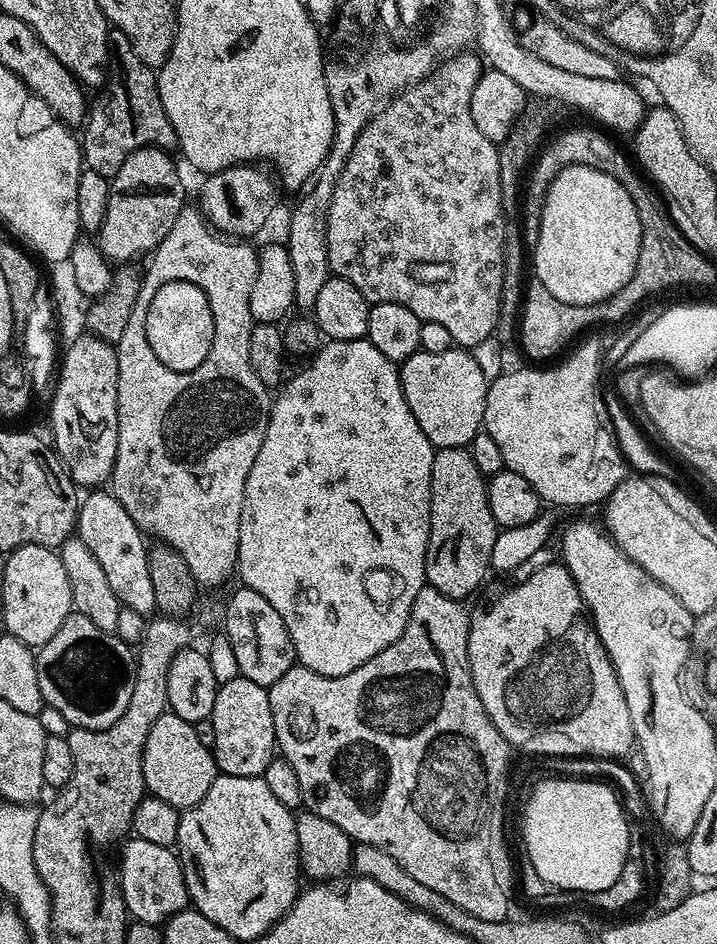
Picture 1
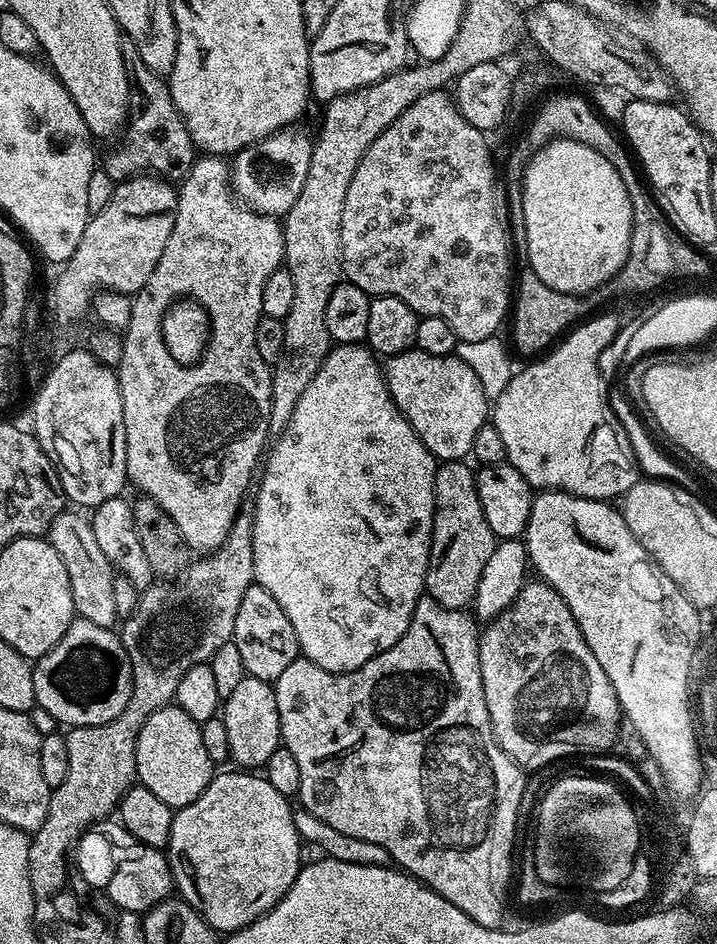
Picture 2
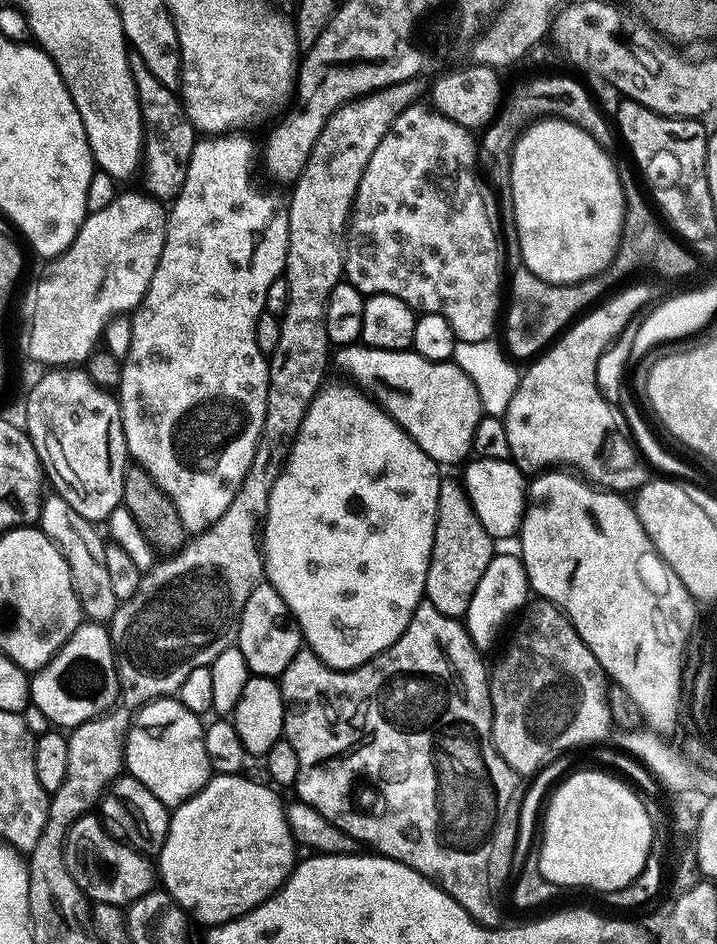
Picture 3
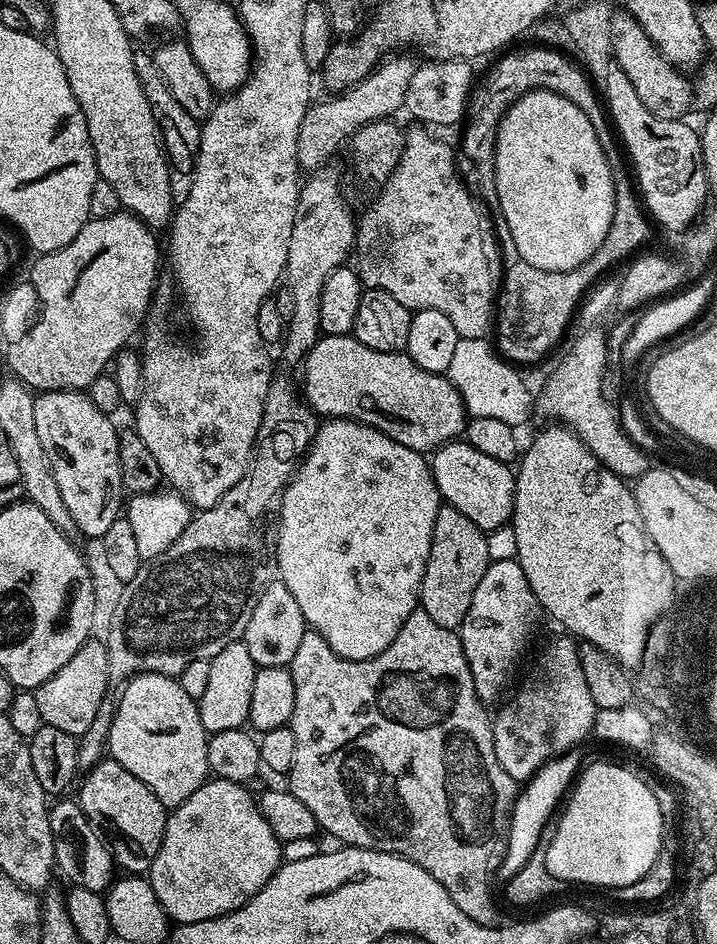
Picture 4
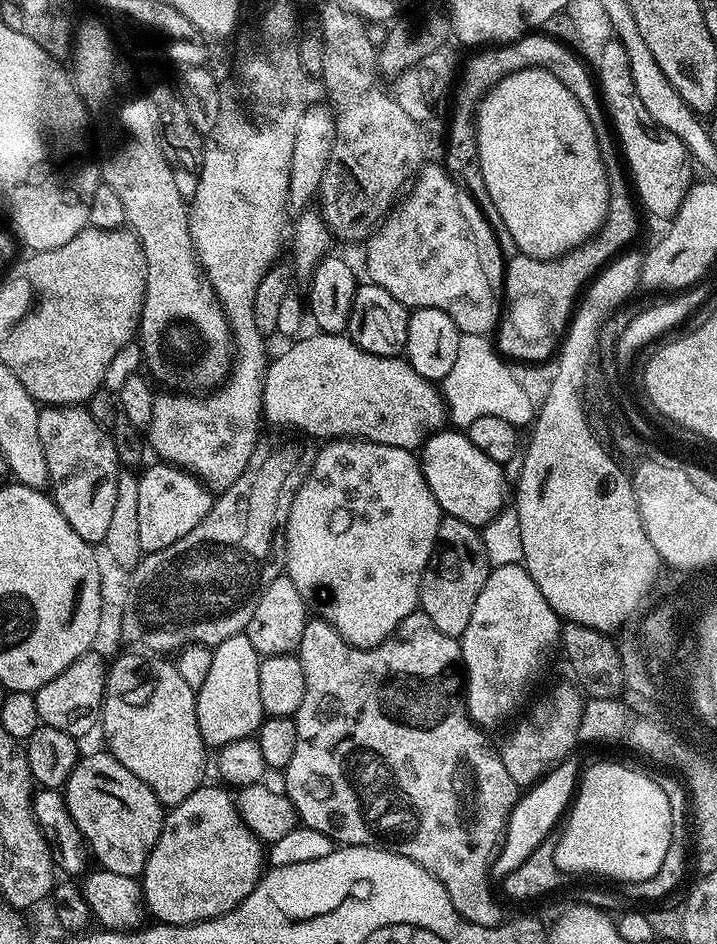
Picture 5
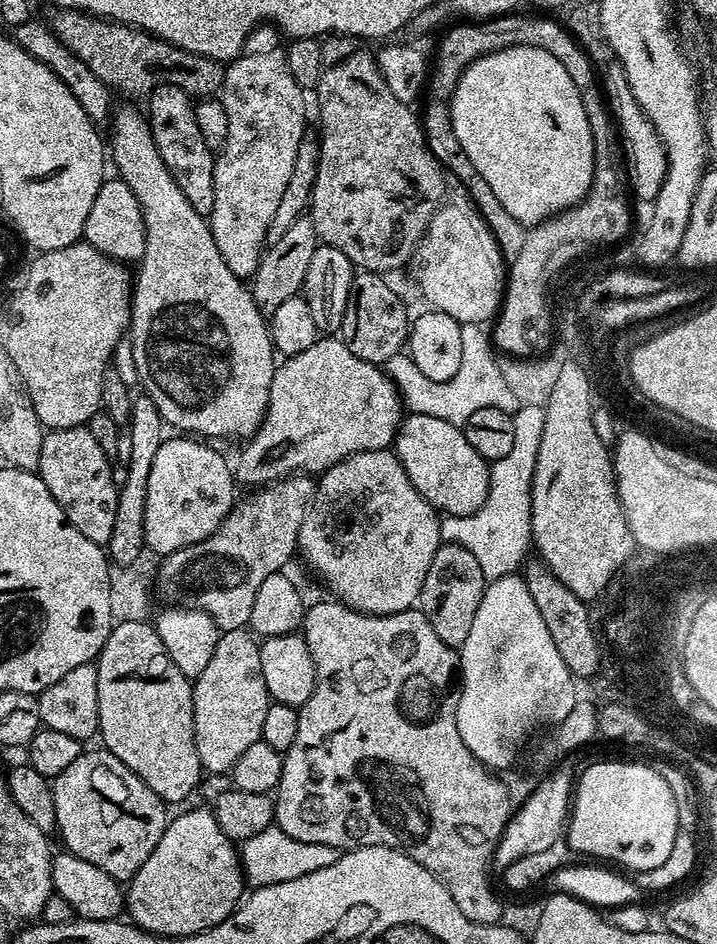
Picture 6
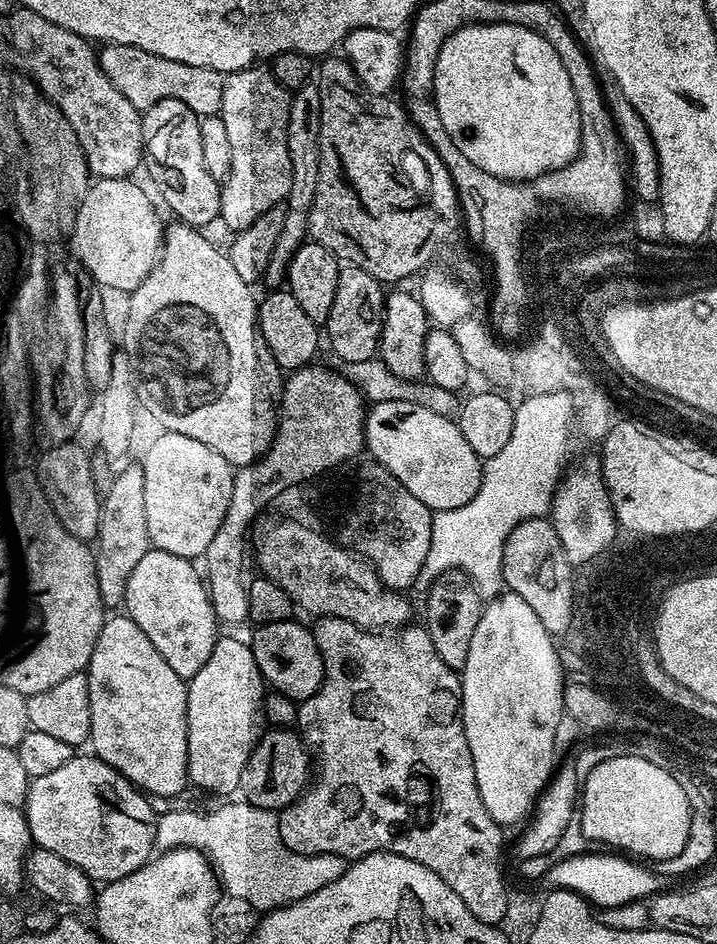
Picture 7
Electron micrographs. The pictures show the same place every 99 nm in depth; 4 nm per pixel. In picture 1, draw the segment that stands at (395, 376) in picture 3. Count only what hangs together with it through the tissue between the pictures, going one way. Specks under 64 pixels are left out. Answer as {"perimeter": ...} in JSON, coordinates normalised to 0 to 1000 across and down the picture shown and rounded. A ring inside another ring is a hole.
{"perimeter":[[[640,367],[616,371],[616,375],[583,372],[556,387],[558,404],[566,426],[589,451],[589,460],[600,464],[603,474],[644,475],[657,471],[675,452],[678,417],[682,404],[672,396],[657,372]]]}

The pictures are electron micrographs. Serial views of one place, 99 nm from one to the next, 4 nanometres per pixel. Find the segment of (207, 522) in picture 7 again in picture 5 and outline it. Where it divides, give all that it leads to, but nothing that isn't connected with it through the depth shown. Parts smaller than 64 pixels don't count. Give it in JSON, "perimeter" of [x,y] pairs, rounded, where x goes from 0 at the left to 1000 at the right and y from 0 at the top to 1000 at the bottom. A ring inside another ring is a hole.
{"perimeter":[[[216,489],[194,501],[194,573],[201,587],[232,583],[248,570],[259,570],[296,538],[297,522],[266,500],[236,489]]]}

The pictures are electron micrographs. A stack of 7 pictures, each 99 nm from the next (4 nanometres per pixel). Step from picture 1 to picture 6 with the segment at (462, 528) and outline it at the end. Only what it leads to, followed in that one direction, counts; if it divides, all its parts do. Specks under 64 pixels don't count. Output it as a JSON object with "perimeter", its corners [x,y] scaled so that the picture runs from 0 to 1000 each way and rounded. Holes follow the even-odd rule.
{"perimeter":[[[615,575],[605,587],[605,595],[600,595],[600,604],[594,604],[594,617],[589,617],[583,643],[605,663],[605,672],[611,672],[611,676],[616,676],[622,684],[639,689],[650,680],[676,622],[672,600],[667,591],[661,591],[661,587],[650,583],[650,578]]]}

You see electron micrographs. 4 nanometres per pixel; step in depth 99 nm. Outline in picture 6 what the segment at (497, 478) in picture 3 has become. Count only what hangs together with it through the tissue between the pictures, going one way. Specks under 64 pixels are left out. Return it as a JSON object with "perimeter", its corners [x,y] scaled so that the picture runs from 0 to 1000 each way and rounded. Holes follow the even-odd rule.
{"perimeter":[[[582,436],[565,440],[552,458],[550,478],[589,528],[598,530],[615,543],[628,547],[661,544],[661,540],[678,532],[682,488],[674,487],[667,477],[650,468],[637,450]]]}

